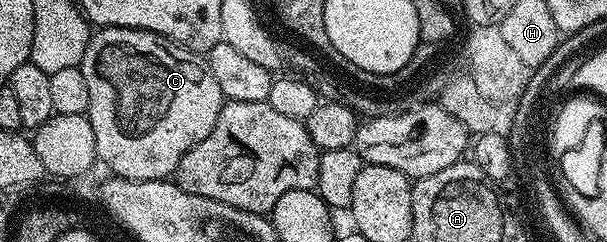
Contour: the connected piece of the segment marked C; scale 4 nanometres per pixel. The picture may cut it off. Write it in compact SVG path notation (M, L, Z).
M111 25L99 28L90 38L88 51L84 51L84 59L80 68L84 80L88 82L88 99L90 102L86 108L86 113L92 123L92 131L96 131L96 151L101 164L106 164L113 176L123 177L129 181L160 181L177 174L180 159L184 159L184 155L188 151L192 151L192 147L196 147L196 143L208 139L212 127L216 127L216 119L220 115L224 104L220 86L216 84L216 78L212 75L210 64L206 62L205 56L194 53L190 49L176 44L175 41L169 41L166 37L161 37L158 33L152 31L112 27Z

